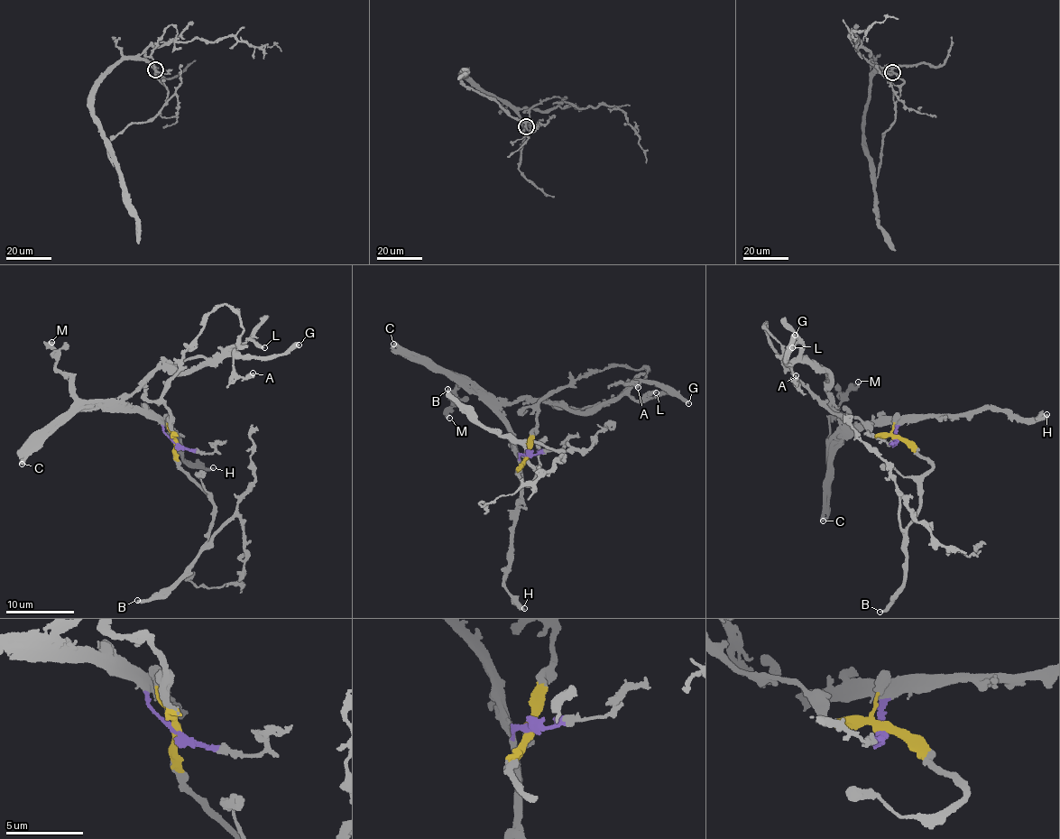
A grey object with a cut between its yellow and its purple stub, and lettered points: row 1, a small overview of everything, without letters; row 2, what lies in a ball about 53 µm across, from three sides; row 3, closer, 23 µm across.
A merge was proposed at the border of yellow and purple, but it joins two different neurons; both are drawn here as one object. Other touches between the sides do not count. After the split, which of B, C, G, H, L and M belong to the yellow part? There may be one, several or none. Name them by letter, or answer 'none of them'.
B

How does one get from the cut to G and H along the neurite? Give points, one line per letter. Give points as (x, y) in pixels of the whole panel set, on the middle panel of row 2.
G: (527, 456), (517, 453), (502, 410), (521, 399), (576, 409), (614, 402), (633, 385), (653, 381), (689, 403)
H: (527, 456), (519, 456), (520, 507), (509, 548), (509, 571), (504, 586), (524, 609)

